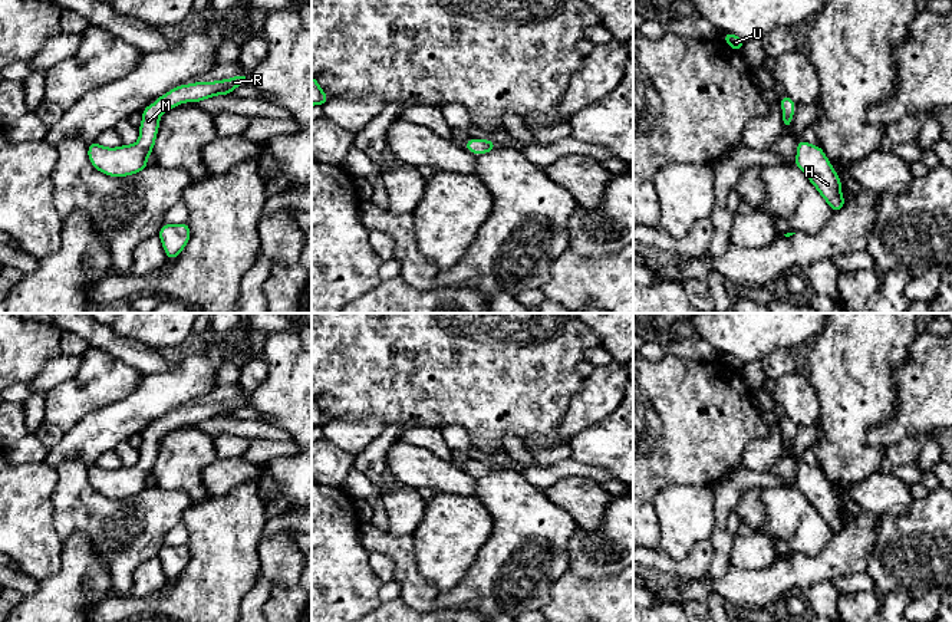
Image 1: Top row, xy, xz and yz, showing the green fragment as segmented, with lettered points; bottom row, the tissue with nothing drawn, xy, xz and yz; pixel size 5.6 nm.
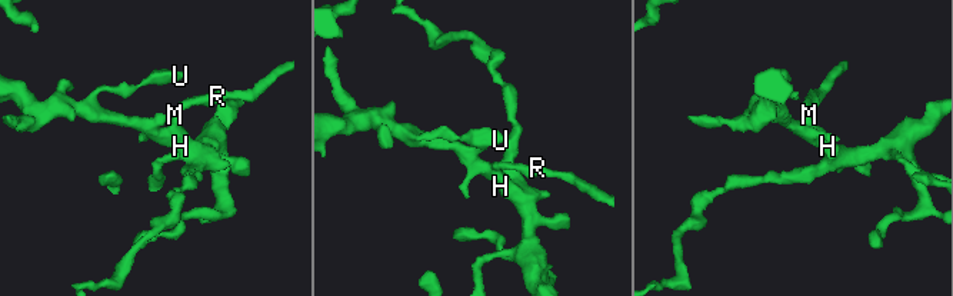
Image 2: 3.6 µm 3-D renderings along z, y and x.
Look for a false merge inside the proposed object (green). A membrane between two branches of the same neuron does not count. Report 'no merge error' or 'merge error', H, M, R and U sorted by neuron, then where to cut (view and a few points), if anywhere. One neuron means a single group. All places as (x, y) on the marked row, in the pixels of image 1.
no merge error; groups H M R U; cut none

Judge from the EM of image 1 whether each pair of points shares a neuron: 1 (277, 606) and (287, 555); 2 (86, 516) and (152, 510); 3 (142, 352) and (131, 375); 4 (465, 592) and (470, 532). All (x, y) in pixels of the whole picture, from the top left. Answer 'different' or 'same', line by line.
1: different
2: same
3: different
4: different

